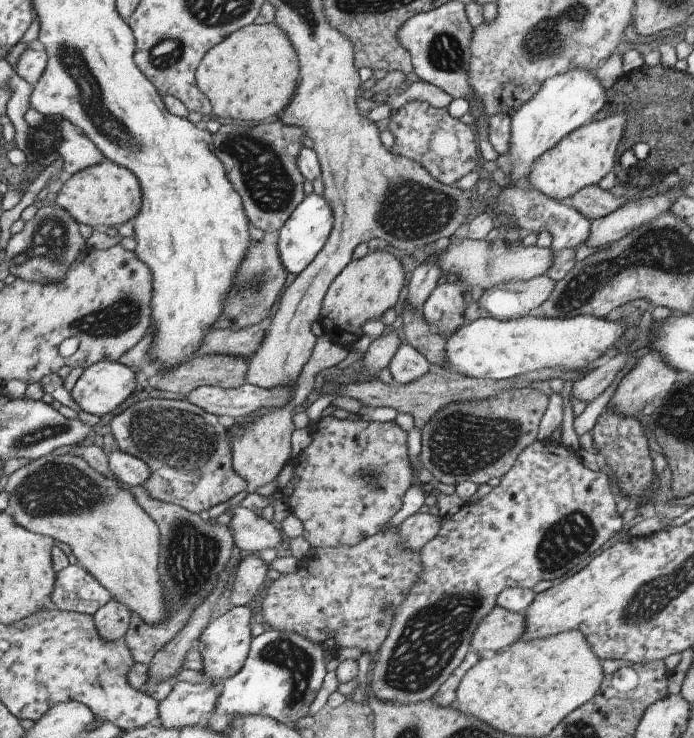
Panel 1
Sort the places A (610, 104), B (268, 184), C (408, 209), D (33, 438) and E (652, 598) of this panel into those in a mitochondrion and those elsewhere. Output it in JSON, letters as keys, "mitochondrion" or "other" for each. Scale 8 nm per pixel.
{"A":"other","B":"mitochondrion","C":"mitochondrion","D":"mitochondrion","E":"mitochondrion"}

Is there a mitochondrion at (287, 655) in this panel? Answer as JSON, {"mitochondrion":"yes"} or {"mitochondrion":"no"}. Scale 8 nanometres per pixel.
{"mitochondrion":"yes"}

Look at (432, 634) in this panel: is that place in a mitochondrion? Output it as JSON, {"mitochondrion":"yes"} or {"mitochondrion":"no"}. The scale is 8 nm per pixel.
{"mitochondrion":"yes"}

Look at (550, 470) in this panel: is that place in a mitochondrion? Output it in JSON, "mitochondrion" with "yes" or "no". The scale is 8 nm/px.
{"mitochondrion":"no"}

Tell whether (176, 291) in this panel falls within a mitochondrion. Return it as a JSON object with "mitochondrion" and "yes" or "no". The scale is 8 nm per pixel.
{"mitochondrion":"no"}

